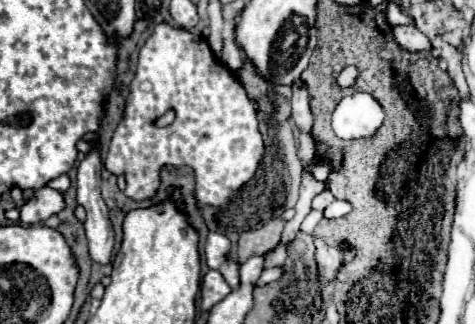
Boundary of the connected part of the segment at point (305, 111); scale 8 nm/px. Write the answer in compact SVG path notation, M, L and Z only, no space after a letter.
M302 82L292 86L292 120L296 122L300 132L312 132L312 112L308 104L308 90Z

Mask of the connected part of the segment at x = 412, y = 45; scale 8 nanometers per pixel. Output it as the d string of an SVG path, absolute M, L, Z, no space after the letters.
M406 24L406 26L396 26L392 32L394 42L408 50L408 52L422 52L422 50L430 50L430 40L414 26L414 24Z

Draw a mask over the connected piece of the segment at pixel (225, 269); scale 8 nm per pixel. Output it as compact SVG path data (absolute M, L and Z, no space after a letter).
M224 260L222 266L218 268L220 274L224 276L224 280L230 284L230 286L238 286L240 284L240 276L238 276L238 264L234 260Z

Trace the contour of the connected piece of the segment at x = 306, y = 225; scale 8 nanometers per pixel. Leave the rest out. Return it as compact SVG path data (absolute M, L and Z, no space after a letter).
M311 210L303 220L300 230L312 234L318 222L323 218L323 211Z

